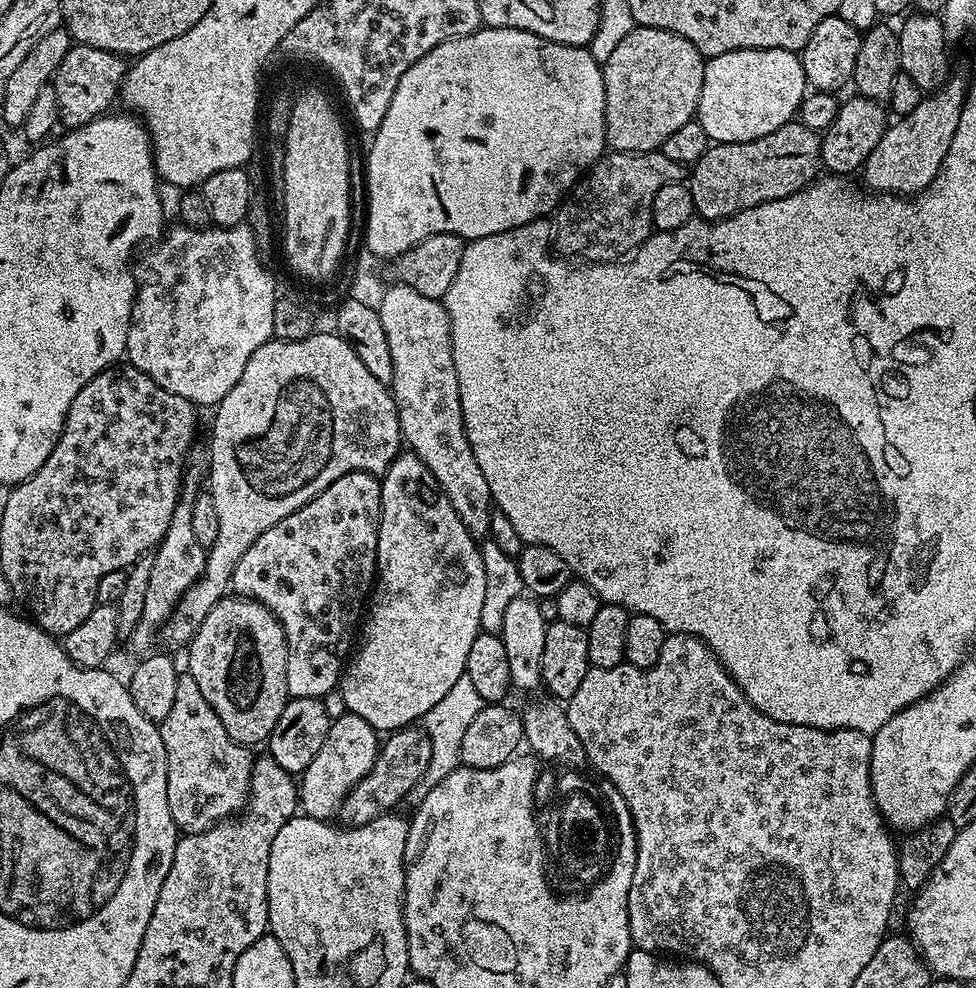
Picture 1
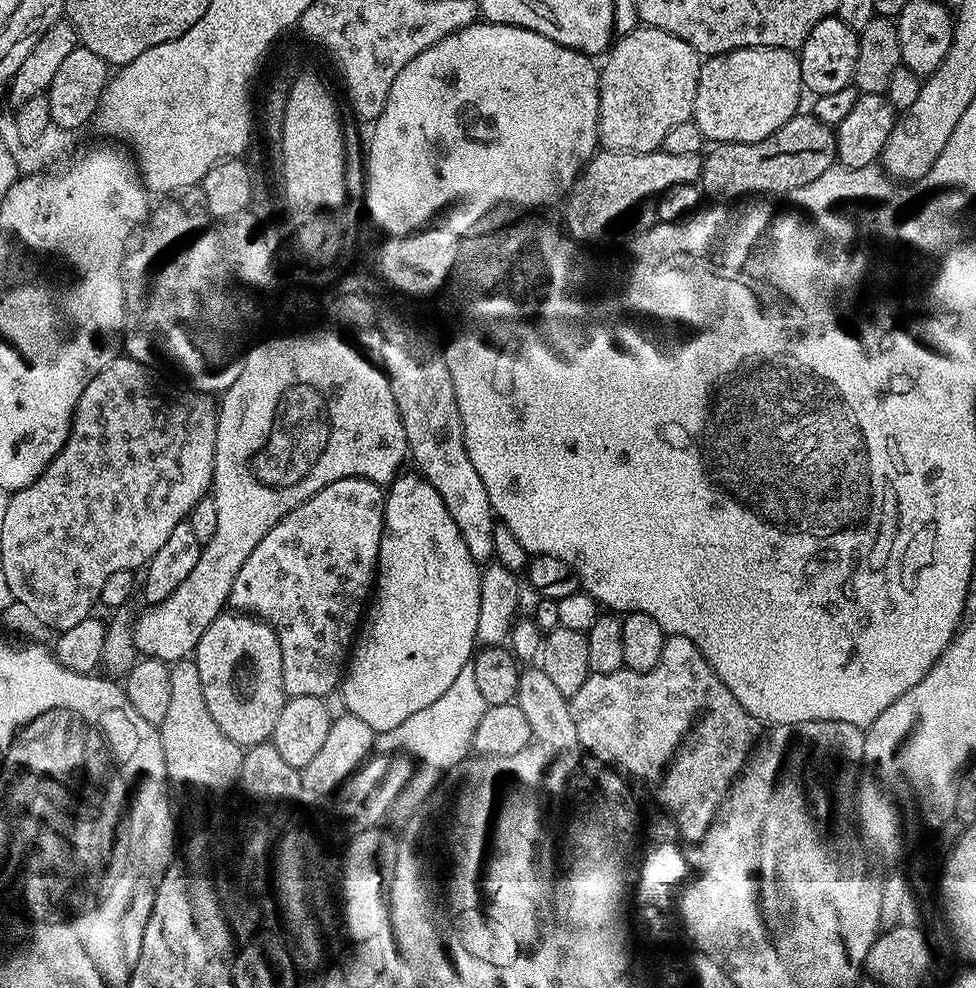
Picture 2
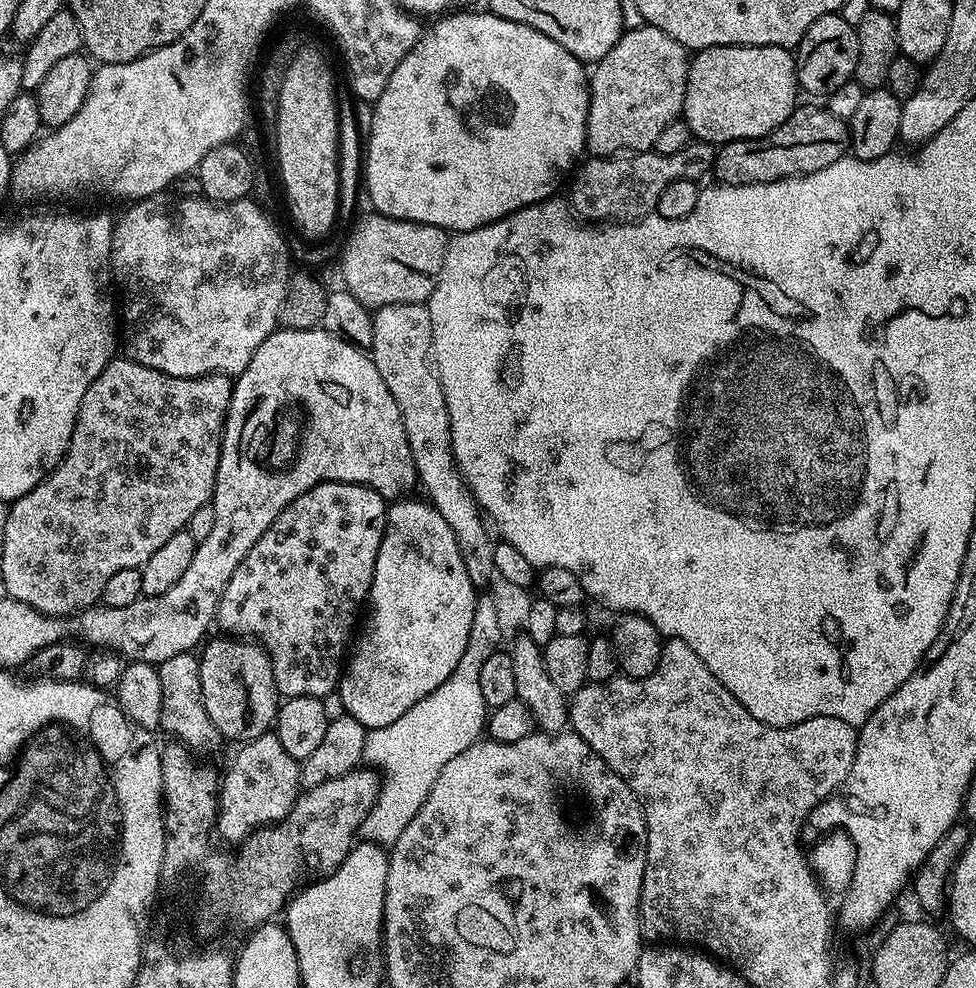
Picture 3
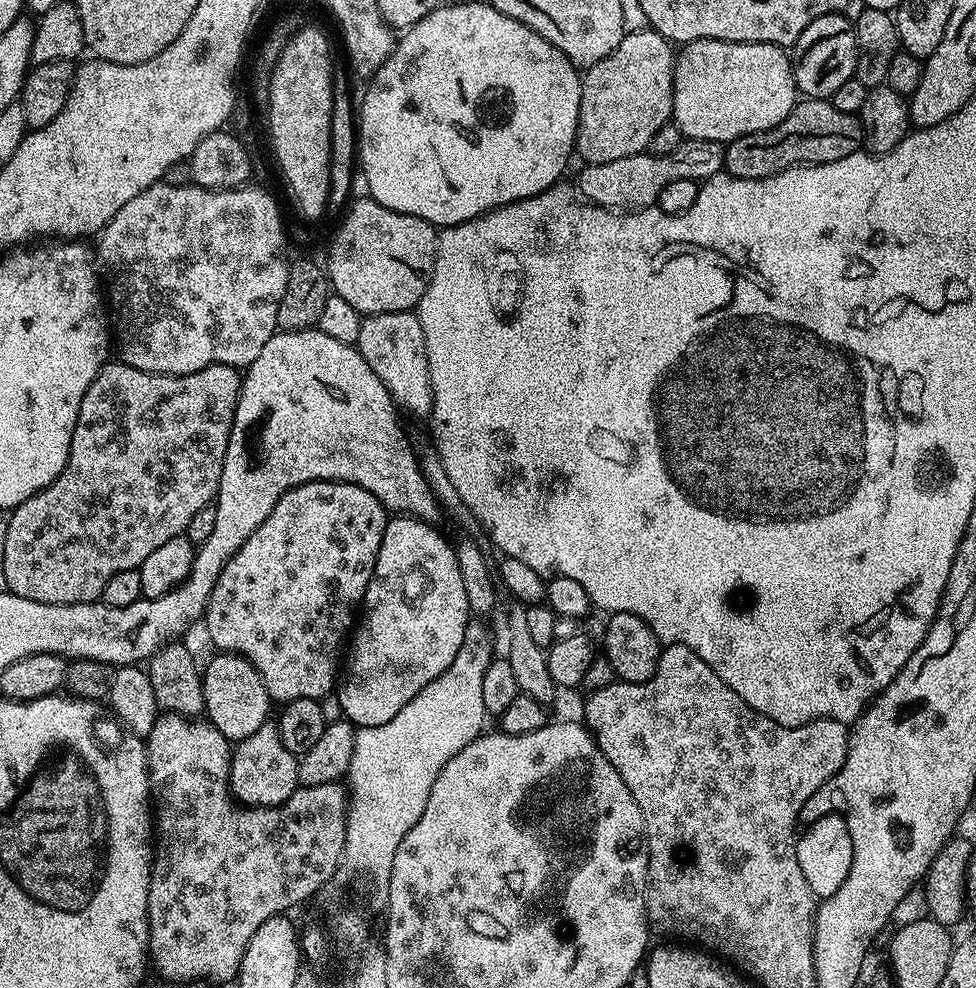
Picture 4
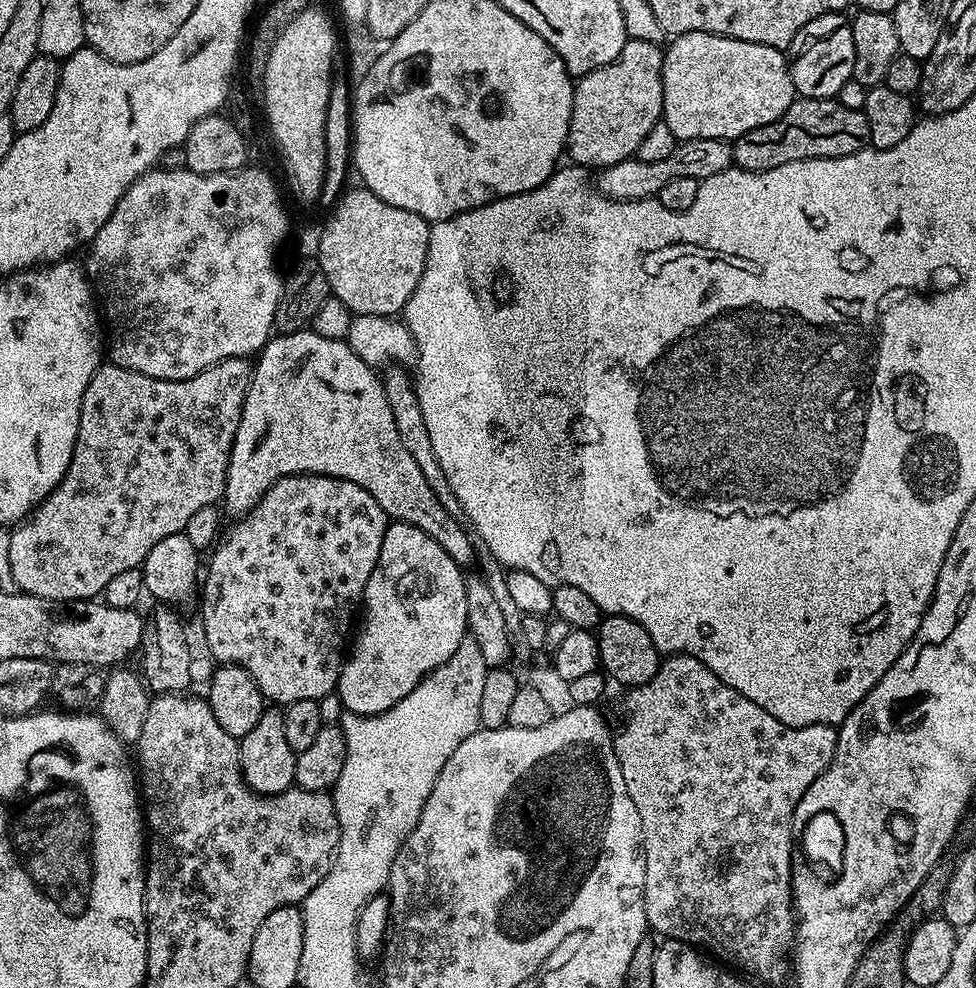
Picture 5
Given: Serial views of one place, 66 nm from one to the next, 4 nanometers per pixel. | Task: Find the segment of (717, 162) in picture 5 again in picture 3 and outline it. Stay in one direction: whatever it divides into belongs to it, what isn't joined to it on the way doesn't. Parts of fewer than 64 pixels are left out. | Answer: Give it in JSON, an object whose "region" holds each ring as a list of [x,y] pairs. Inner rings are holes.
{"region":[[[696,140],[688,144],[686,150],[678,150],[678,154],[658,154],[654,150],[649,150],[619,156],[592,156],[585,159],[575,169],[576,181],[572,184],[570,207],[573,213],[584,222],[635,222],[641,220],[642,217],[655,213],[658,197],[661,196],[662,190],[666,190],[666,186],[670,186],[670,182],[678,182],[679,180],[703,181],[703,176],[707,172],[709,175],[713,171],[716,154],[717,149],[713,145],[704,140]]]}

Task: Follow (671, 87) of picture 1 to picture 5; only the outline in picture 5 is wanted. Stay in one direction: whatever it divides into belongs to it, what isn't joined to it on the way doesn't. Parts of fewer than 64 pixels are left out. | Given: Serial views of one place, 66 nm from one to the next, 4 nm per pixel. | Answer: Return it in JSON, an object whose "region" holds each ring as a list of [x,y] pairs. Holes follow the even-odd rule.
{"region":[[[627,40],[622,46],[622,54],[614,62],[579,77],[575,81],[574,102],[570,114],[570,130],[566,156],[573,165],[589,170],[603,170],[623,160],[631,160],[636,155],[642,138],[656,124],[661,123],[664,114],[662,102],[662,66],[664,53],[660,44]]]}

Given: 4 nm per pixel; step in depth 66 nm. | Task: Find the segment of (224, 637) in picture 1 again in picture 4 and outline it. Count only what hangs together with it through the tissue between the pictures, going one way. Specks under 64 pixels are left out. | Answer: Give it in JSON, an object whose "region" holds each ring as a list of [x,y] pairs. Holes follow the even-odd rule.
{"region":[[[220,652],[202,668],[204,686],[204,712],[208,723],[230,742],[238,742],[242,738],[250,738],[258,726],[269,723],[268,704],[270,697],[258,670],[244,656],[235,652]]]}

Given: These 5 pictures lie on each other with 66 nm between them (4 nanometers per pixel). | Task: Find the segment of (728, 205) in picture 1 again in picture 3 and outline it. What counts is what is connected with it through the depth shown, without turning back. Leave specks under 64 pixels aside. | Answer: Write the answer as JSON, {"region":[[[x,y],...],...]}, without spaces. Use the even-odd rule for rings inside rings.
{"region":[[[797,106],[770,134],[753,140],[732,140],[719,145],[714,176],[721,184],[765,184],[785,180],[788,176],[799,176],[806,172],[822,170],[838,162],[850,152],[848,121],[834,118],[827,107],[804,108]]]}

